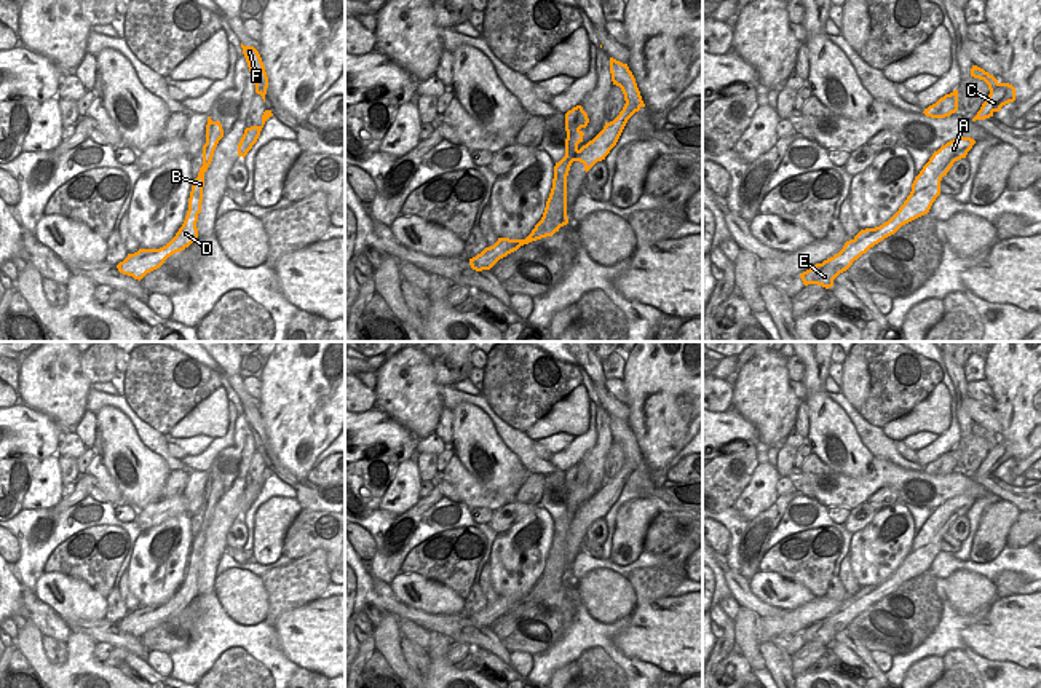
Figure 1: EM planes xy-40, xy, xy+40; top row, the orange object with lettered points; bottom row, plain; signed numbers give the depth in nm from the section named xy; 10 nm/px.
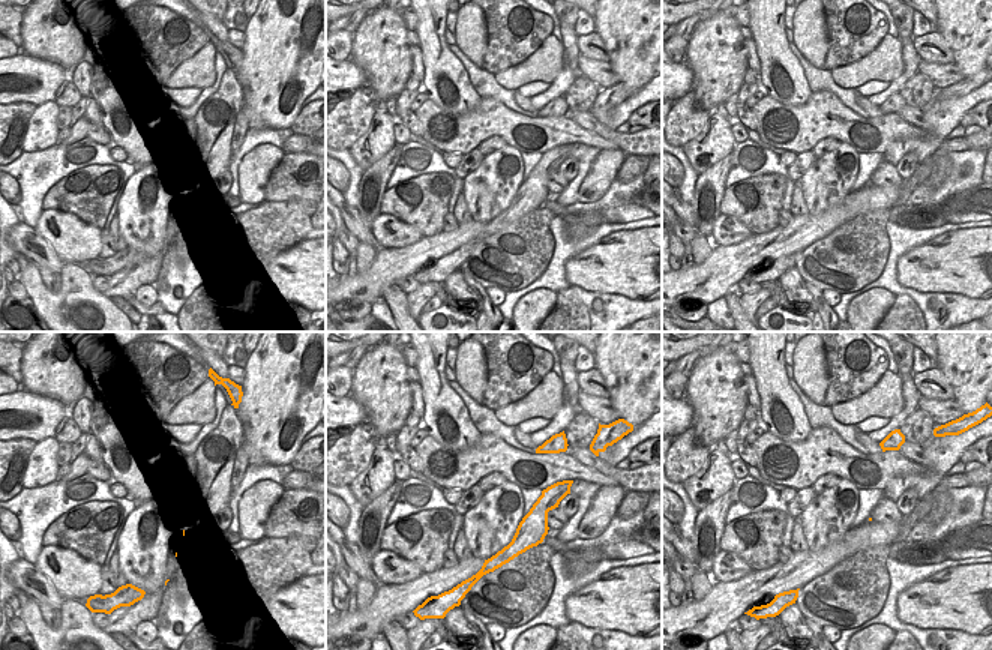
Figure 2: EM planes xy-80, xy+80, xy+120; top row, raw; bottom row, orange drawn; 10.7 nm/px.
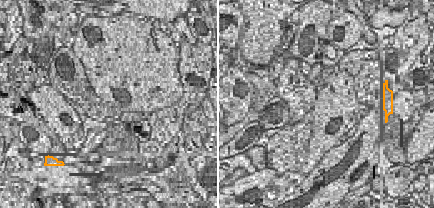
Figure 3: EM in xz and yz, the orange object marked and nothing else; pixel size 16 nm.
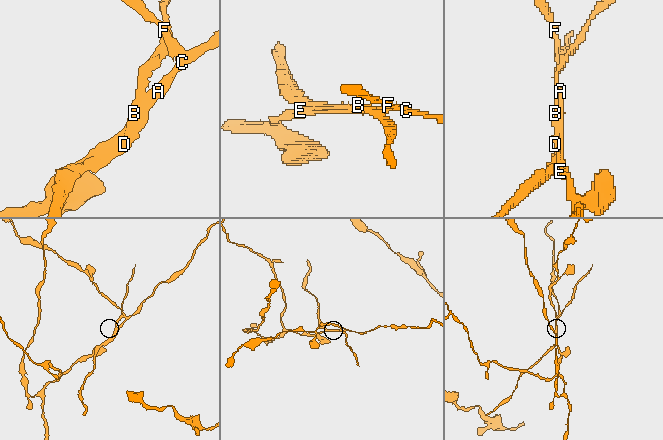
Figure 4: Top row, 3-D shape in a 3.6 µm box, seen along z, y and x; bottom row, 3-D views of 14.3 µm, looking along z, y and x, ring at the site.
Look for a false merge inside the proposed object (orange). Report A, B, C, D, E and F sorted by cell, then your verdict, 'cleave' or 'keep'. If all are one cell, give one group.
groups A C E F / B D; cleave

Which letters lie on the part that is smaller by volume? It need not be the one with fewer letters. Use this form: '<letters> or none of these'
B, D

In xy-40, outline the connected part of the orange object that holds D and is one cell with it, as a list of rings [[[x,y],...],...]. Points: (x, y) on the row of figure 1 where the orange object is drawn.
[[[208,117],[206,144],[203,145],[203,166],[192,185],[188,198],[190,209],[187,211],[188,217],[166,246],[160,249],[139,249],[134,254],[128,254],[128,257],[117,265],[120,273],[141,281],[147,273],[160,268],[168,257],[184,251],[198,238],[196,222],[203,203],[204,172],[208,171],[214,150],[222,137],[224,129],[220,121],[212,121],[211,117]]]

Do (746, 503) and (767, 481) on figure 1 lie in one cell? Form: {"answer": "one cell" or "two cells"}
{"answer": "one cell"}

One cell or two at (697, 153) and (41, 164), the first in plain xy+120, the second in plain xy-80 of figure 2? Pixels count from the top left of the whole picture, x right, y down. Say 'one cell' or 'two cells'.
two cells

